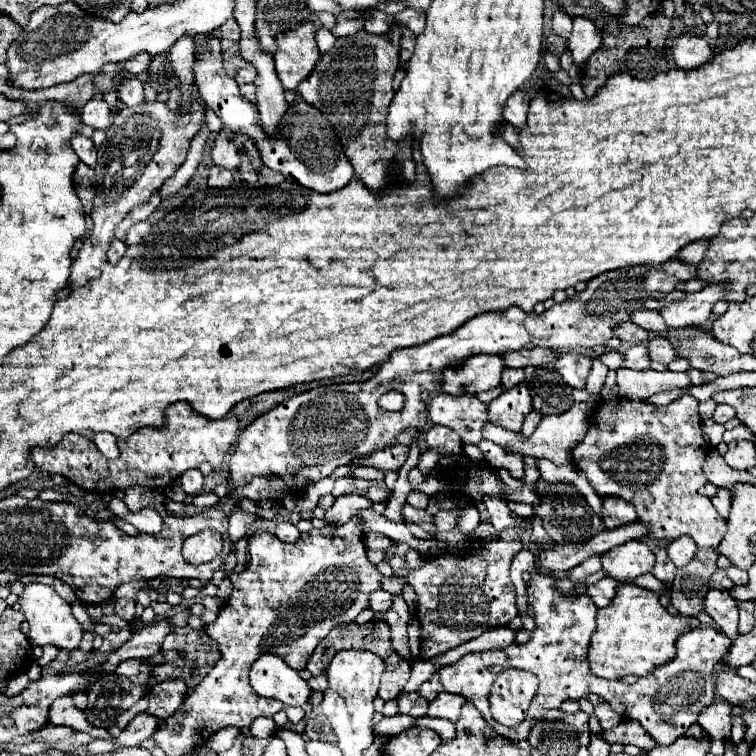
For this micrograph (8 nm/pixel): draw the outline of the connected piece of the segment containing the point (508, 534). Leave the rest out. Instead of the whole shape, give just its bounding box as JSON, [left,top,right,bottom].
[407,531,523,659]

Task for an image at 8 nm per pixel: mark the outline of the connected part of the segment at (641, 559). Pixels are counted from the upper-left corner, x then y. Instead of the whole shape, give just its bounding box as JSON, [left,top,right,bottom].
[603,539,655,583]

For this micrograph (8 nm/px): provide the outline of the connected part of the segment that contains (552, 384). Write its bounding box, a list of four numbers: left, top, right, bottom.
[525,365,573,415]

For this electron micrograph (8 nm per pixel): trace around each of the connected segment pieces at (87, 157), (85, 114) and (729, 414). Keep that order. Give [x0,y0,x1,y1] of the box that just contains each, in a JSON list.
[[71,133,97,167],[81,93,111,129],[713,405,735,425]]

